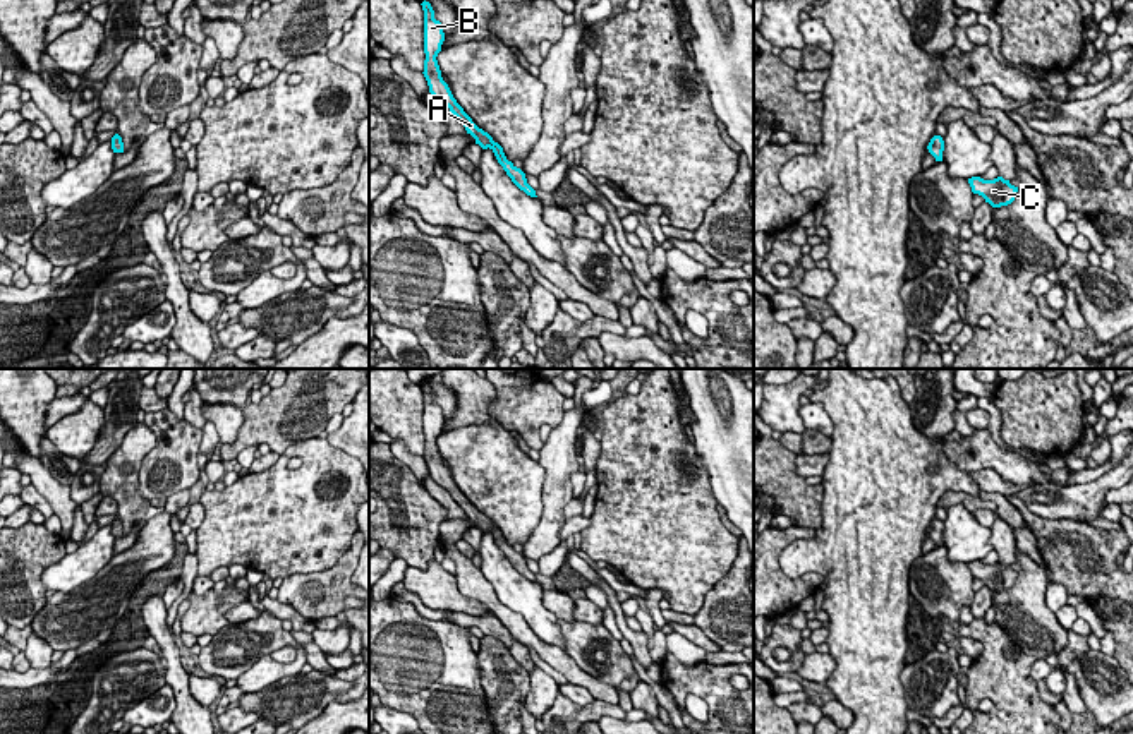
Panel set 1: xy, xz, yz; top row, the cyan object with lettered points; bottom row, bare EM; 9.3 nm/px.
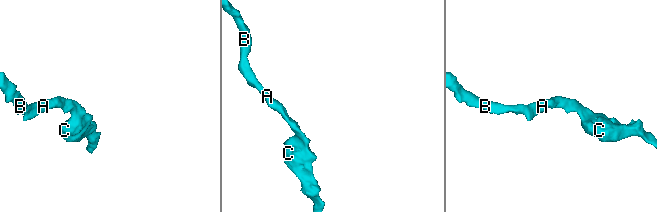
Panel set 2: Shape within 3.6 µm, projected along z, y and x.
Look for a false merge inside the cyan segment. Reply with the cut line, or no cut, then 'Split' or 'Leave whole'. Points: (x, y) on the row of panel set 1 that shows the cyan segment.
No split. Leave whole

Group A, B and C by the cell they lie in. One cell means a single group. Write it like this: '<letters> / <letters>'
A B C

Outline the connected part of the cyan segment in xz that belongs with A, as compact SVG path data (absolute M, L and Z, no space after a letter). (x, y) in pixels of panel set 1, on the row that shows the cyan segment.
M424 0L421 5L424 10L424 53L426 53L422 74L427 81L429 93L438 101L445 103L450 108L450 111L465 127L467 134L470 134L476 139L476 144L479 144L482 149L489 147L494 153L498 163L503 166L506 175L520 190L524 190L530 197L537 197L536 190L527 184L525 173L506 159L503 147L498 142L494 142L488 132L479 129L453 98L448 84L441 77L441 70L436 60L438 53L441 51L441 45L445 41L443 26L439 21L434 19L434 10L429 2Z

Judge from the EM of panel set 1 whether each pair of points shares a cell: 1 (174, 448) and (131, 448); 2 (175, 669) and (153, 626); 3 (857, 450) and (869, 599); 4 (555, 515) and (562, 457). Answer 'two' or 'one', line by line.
1: two
2: one
3: one
4: one

